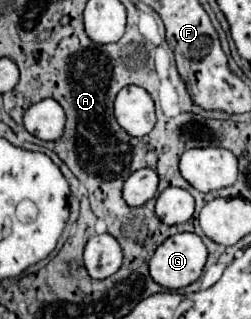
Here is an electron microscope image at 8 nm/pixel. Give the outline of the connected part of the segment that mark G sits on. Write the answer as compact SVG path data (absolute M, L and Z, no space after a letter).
M195 232L169 236L149 262L151 278L171 290L193 284L205 266L207 248Z

